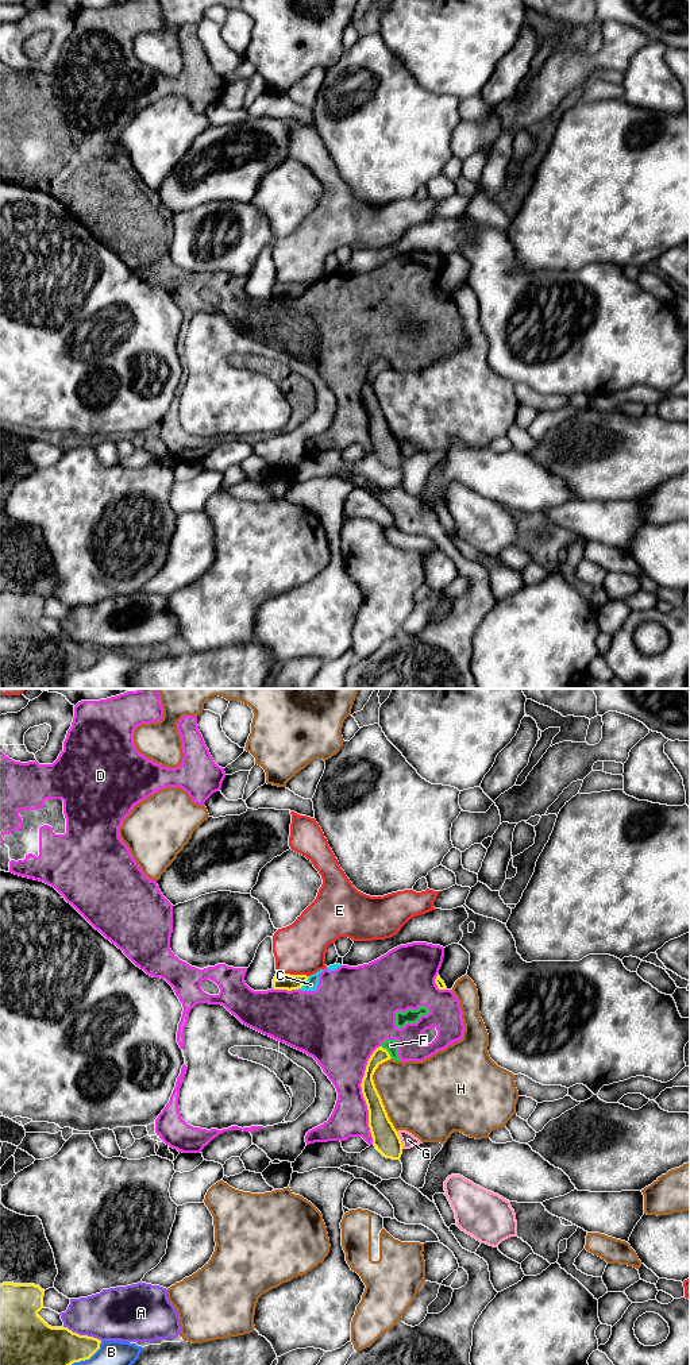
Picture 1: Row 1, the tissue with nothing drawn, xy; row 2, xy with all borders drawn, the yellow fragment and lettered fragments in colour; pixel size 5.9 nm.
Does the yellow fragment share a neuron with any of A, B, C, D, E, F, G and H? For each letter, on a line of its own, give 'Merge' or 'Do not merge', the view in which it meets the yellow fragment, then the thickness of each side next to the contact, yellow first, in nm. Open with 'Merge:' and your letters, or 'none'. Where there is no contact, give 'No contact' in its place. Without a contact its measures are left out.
Merge: none
A: Do not merge. Touches yellow in xy. Thickness 240 nm (yellow) against 320 nm
B: Do not merge. Touches yellow in xy. Thickness 220 nm (yellow) against 140 nm
C: Do not merge. Touches yellow in xy. Thickness 100 nm (yellow) against 80 nm
D: Do not merge. Touches yellow in xy. Thickness 140 nm (yellow) against 300 nm
E: Do not merge. Touches yellow in xy. Thickness 100 nm (yellow) against 300 nm
F: Do not merge. Touches yellow in xy. Thickness 90 nm (yellow) against 80 nm
G: Do not merge. Touches yellow in xy. Thickness 160 nm (yellow) against 90 nm
H: Do not merge. Touches yellow in xy. Thickness 140 nm (yellow) against 420 nm

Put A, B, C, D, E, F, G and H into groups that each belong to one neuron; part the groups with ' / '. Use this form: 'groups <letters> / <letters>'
groups A / B / C D F / E / G / H

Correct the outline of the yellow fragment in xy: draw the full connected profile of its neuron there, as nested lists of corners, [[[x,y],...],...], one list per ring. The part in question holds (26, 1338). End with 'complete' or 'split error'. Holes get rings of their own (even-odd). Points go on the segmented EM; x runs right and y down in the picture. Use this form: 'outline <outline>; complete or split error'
outline [[[0,1284],[0,1365],[72,1365],[100,1349],[97,1338],[49,1326],[38,1315],[45,1308],[43,1296],[45,1289],[35,1284]]]; complete

